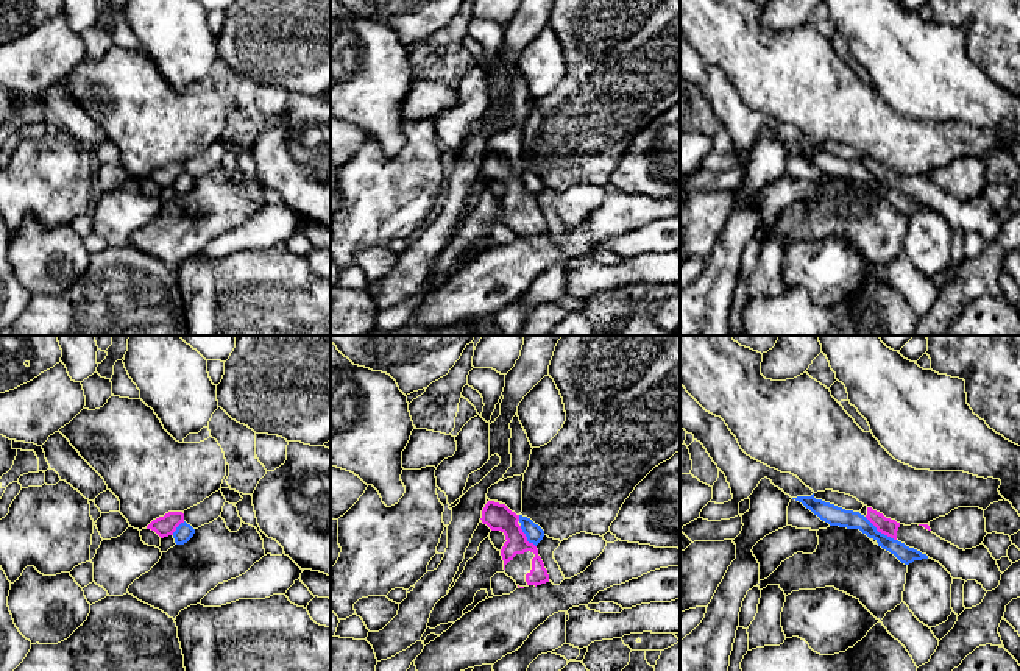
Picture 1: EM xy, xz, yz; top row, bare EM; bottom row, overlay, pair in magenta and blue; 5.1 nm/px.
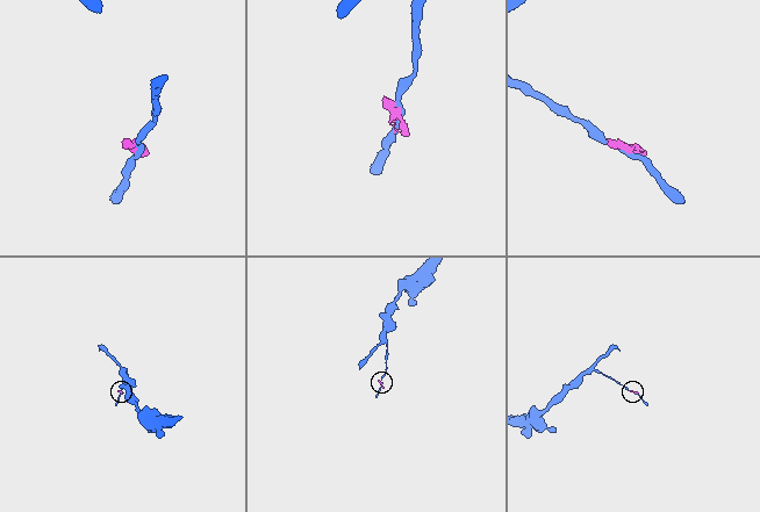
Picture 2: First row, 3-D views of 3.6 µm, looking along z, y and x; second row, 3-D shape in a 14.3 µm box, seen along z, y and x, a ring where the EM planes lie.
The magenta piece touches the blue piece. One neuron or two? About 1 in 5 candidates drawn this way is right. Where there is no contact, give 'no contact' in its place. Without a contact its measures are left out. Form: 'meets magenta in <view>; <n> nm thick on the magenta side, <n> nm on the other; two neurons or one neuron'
meets magenta in yz; 90 nm thick on the magenta side, 100 nm on the other; two neurons

